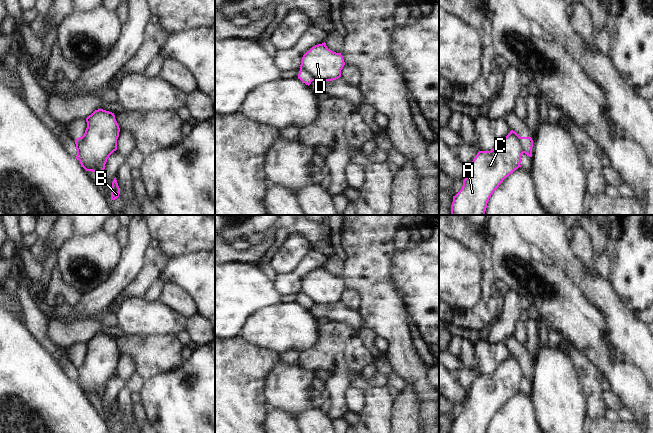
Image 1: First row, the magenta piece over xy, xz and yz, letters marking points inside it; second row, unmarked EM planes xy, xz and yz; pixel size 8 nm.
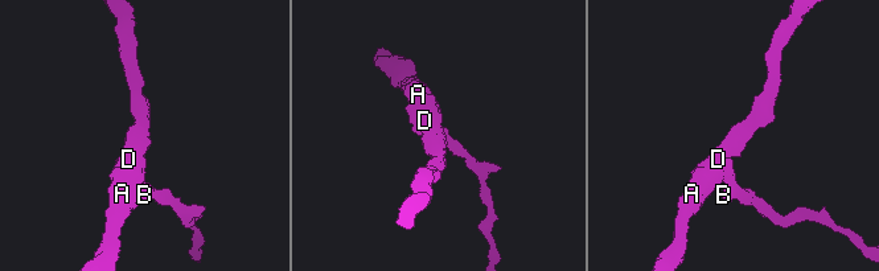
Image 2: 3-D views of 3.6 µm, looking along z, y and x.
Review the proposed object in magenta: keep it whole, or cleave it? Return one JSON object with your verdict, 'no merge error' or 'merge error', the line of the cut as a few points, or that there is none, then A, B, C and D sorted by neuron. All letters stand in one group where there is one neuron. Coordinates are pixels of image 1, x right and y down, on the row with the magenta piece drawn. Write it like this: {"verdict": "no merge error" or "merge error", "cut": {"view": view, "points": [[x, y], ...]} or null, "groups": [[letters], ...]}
{"verdict": "merge error", "cut": {"view": "yz", "points": [[520, 137], [520, 146], [524, 152]]}, "groups": [["A", "C", "D"], ["B"]]}

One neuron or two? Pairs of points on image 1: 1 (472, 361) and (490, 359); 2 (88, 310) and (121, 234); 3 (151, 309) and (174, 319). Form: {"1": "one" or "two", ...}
{"1": "two", "2": "two", "3": "one"}

